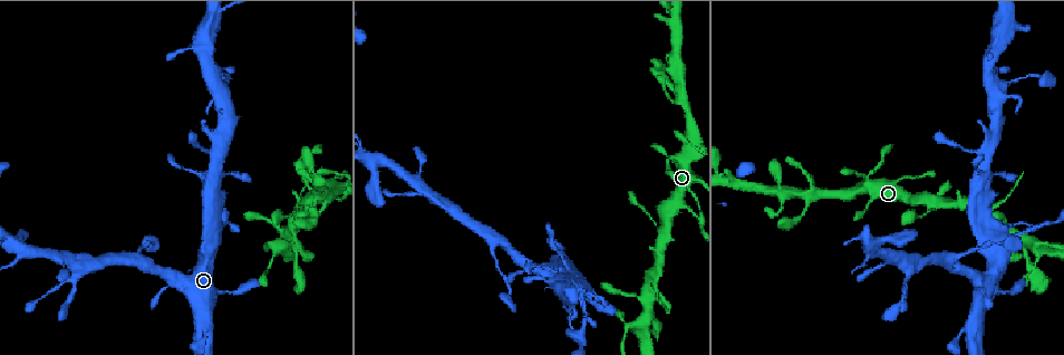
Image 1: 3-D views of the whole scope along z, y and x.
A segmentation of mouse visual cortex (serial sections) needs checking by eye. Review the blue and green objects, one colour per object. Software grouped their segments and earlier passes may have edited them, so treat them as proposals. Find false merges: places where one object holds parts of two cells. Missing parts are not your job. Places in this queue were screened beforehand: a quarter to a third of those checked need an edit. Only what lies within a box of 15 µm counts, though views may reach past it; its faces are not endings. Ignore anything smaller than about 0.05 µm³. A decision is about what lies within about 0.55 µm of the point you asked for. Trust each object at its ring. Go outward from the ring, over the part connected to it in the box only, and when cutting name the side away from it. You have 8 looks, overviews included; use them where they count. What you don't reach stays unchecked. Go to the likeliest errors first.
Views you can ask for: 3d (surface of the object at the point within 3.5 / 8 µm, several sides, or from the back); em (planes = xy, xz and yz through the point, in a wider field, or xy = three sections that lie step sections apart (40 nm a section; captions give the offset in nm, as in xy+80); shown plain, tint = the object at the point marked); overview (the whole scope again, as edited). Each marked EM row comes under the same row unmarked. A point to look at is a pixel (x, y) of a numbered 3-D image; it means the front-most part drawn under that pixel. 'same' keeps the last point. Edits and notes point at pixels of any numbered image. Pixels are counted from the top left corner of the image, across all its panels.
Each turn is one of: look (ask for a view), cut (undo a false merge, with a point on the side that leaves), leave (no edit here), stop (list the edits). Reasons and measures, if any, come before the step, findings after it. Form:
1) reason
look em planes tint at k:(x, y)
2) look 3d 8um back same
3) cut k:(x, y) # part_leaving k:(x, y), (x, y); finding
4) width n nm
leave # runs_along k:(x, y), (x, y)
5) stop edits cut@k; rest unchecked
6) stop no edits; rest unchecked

thick turns thin
look 3d 3.5um at 1:(668, 160)

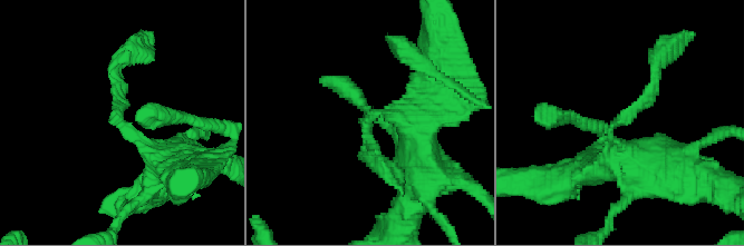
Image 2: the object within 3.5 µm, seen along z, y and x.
shape alone is not enough
look em xy step 2 tint at 2:(373, 114)

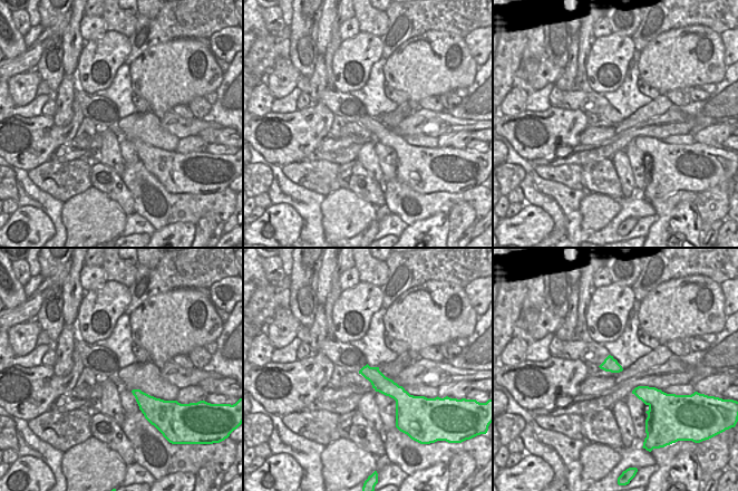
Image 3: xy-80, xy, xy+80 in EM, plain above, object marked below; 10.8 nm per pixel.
arm_widths 150, 500 nm
leave # runs_along 2:(170, 160), (118, 119), (115, 71); continuous, no second cell

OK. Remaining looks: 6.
thick turns thin
look em xy step 3 tint at 1:(692, 209)

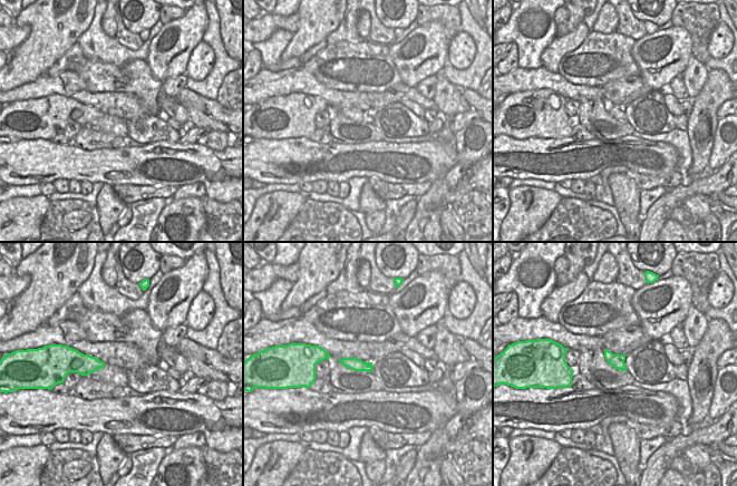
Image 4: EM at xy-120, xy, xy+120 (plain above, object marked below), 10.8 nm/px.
wider look
look 3d 3.5um same

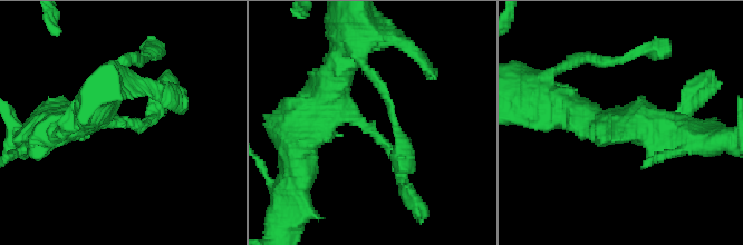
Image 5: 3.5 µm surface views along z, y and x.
width 140 nm
leave # runs_along 5:(331, 84), (325, 98), (386, 144), (403, 186); continuous, no second cell

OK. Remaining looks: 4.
sharp bend
look 3d 3.5um at 1:(375, 162)

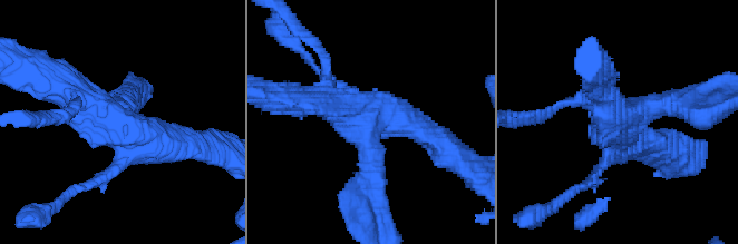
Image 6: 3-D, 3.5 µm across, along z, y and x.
arms 4; arm_widths 200, 400, 400, 450 nm; need the tissue
look em xy step 1 tint at 6:(371, 123)

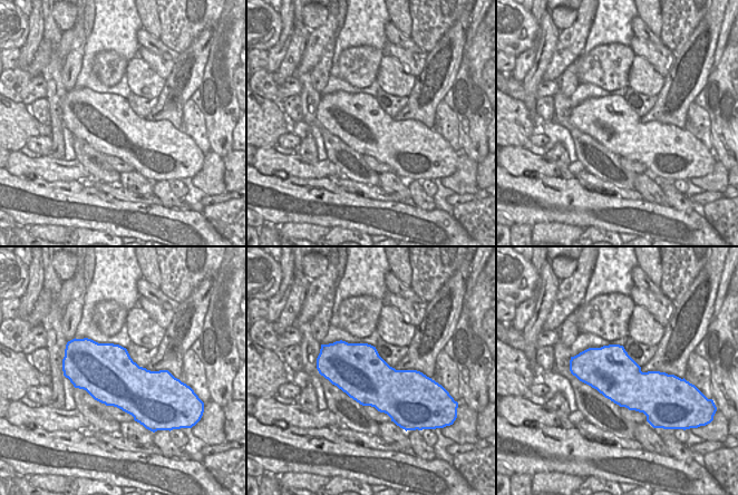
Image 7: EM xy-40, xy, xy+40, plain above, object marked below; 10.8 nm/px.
leave # runs_along 6:(430, 135), (372, 120), (369, 192); continuous, no second cell

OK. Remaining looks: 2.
stop no edits; rest unchecked

